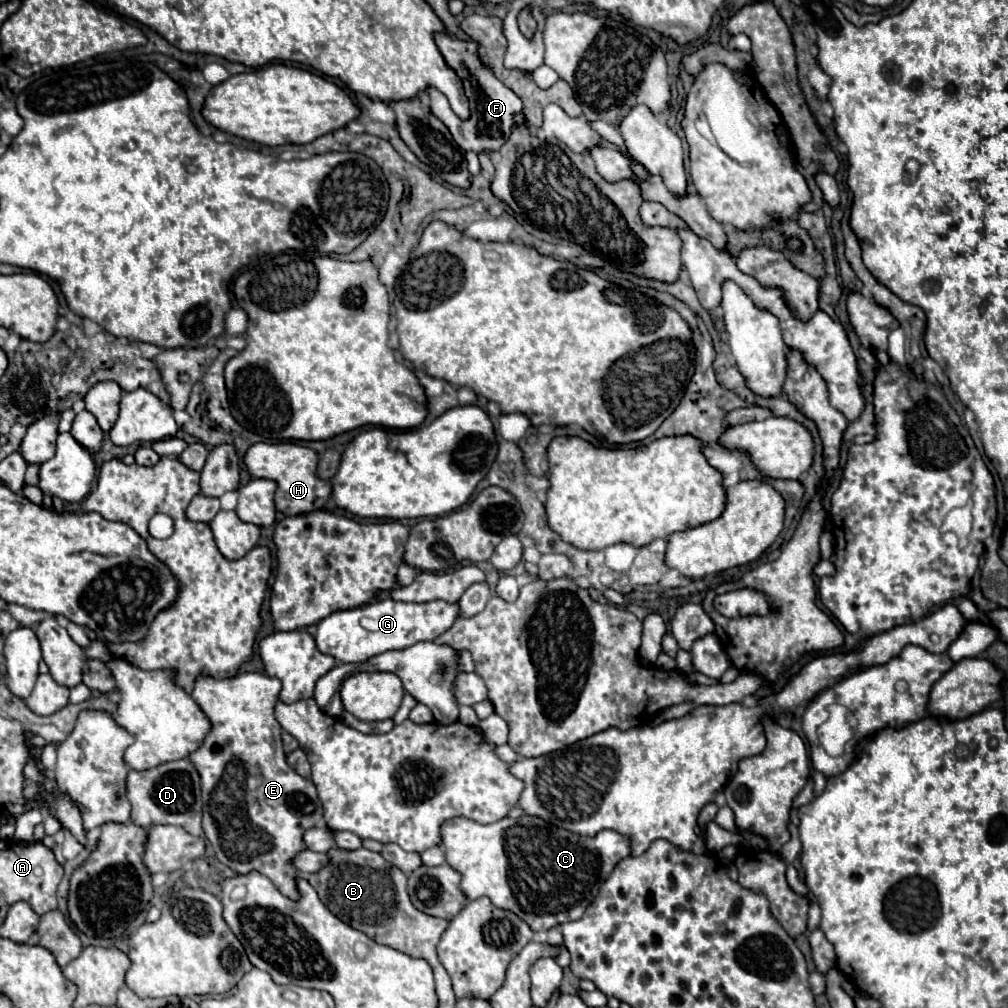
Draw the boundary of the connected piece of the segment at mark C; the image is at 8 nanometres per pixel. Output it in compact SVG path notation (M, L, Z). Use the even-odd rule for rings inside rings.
M534 816L502 818L486 826L452 818L440 826L440 838L446 862L460 872L460 890L466 900L486 896L496 908L520 916L534 932L578 920L614 866L630 854L630 842L614 830L586 838Z

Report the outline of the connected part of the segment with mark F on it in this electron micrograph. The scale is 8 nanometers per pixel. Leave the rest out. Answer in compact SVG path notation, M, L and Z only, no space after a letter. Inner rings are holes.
M436 34L436 44L438 44L440 52L442 52L446 64L450 68L454 68L458 72L458 76L462 78L466 96L470 98L472 116L470 116L470 120L460 120L452 112L446 96L440 94L438 90L430 90L428 88L432 114L448 126L448 130L452 132L452 136L454 136L454 140L456 140L456 144L460 148L472 150L472 152L494 152L494 150L500 150L500 146L510 138L514 124L524 124L524 126L528 124L526 116L524 116L524 110L522 110L520 98L510 88L506 88L488 68L484 68L484 64L476 56L478 42L474 42L474 40L464 42L464 40L458 40L456 36L452 36L452 34Z

